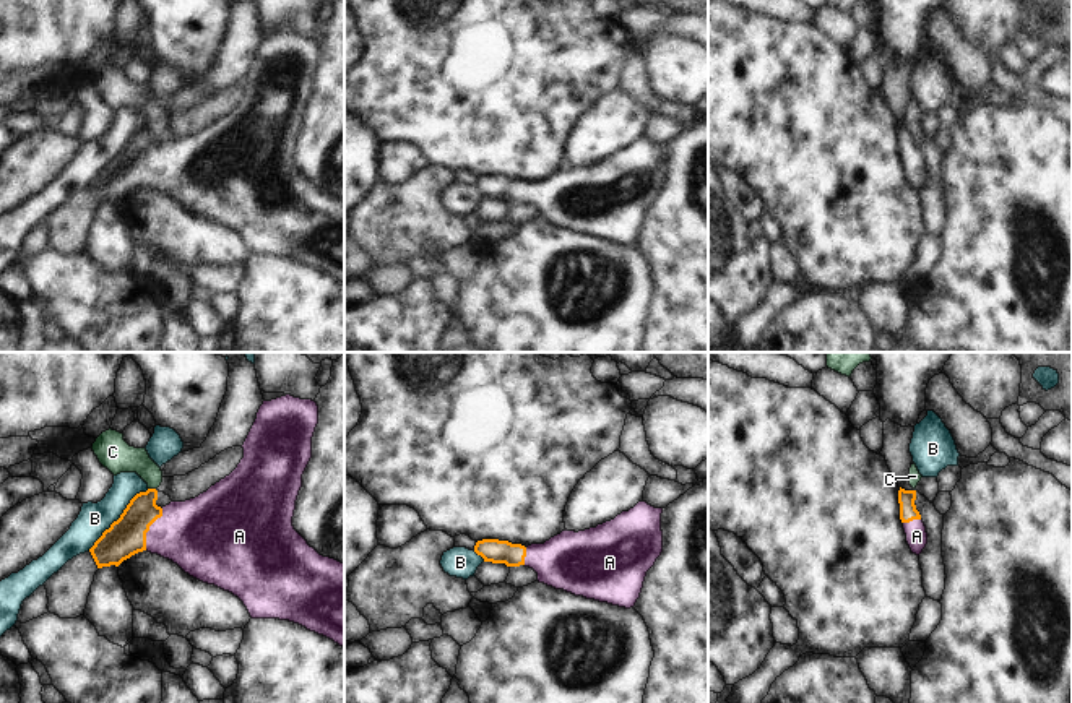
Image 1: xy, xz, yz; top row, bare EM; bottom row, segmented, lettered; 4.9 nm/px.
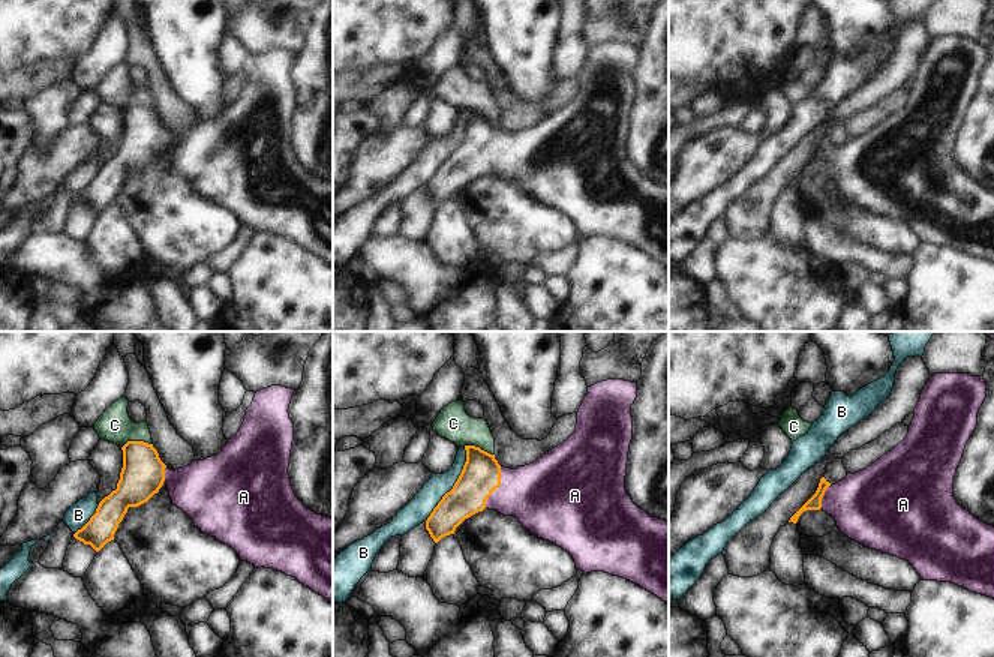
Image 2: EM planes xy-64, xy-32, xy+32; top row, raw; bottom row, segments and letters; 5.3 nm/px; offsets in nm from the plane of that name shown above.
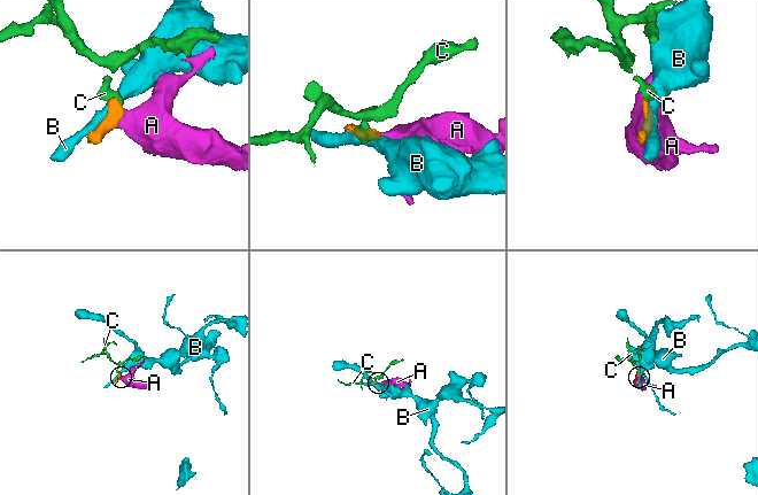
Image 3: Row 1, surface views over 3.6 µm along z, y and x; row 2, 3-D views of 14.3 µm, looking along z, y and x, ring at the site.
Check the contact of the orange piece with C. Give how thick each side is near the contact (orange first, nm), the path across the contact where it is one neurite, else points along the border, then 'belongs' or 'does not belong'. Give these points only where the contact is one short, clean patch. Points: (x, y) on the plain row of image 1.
calibres 180 and 160 nm; border xy (148, 124), (155, 125); does not belong

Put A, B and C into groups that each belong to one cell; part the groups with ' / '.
A / B / C

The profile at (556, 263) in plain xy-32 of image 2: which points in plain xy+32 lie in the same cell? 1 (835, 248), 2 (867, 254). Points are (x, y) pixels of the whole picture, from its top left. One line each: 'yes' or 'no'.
1: yes
2: yes

